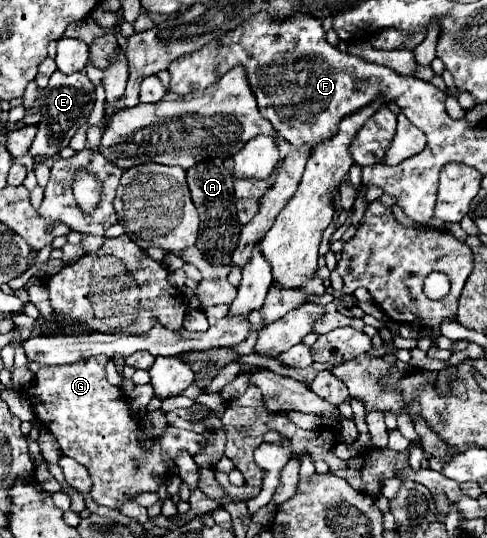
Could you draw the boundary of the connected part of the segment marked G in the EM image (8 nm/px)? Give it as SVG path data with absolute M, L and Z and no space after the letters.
M95 356L89 360L65 364L65 366L41 366L39 372L35 374L33 382L29 384L29 388L25 388L23 394L35 406L37 418L57 438L63 454L77 460L79 464L83 464L89 470L89 474L93 478L93 488L91 488L93 502L99 506L119 510L123 504L135 500L143 492L157 492L161 486L161 480L167 476L169 464L175 460L175 456L179 452L189 452L191 456L195 456L207 448L207 440L201 434L195 434L189 430L179 430L175 426L165 426L161 436L151 438L151 448L147 450L145 448L147 442L141 438L145 434L145 428L129 410L127 396L117 386L111 386L105 378L107 360L109 360L107 356Z

